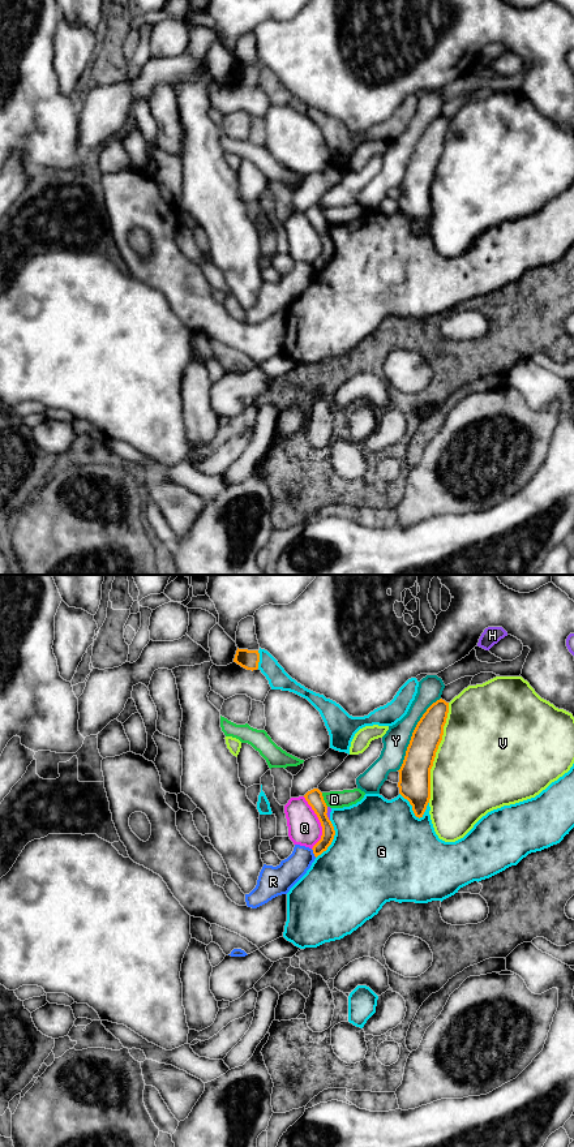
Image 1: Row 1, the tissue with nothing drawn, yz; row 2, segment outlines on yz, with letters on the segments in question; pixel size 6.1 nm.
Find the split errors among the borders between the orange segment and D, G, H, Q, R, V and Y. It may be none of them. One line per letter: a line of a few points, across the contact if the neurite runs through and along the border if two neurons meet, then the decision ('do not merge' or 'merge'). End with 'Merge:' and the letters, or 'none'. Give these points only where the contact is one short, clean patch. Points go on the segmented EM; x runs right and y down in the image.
D: do not merge
G: do not merge
H: do not merge
Q: do not merge
R: yz (311, 849), (316, 856) | do not merge
V: do not merge
Y: do not merge
Merge: none

